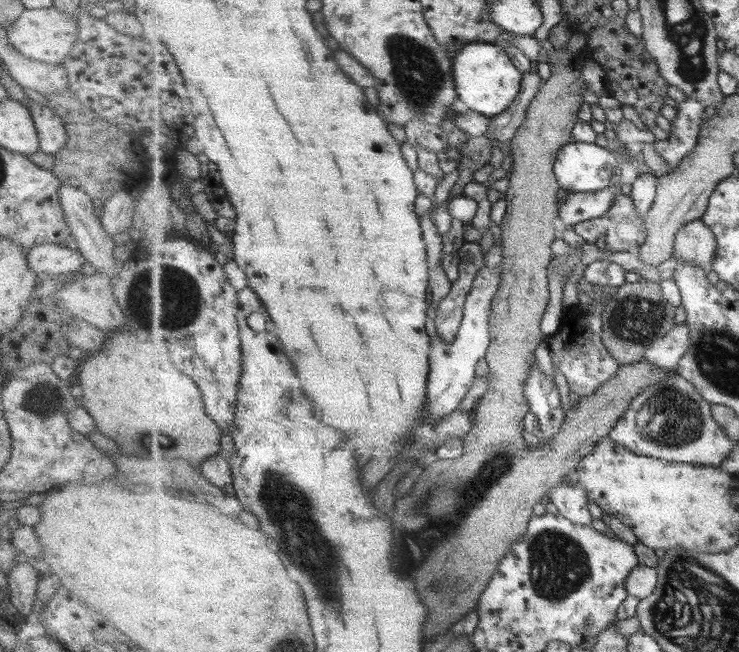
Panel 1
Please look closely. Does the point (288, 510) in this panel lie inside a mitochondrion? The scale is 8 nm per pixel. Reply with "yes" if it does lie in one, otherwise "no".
yes

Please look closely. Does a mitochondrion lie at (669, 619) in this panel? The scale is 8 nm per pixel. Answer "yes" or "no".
yes

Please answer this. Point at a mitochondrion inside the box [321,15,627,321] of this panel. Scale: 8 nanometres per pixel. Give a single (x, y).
(419, 74)

